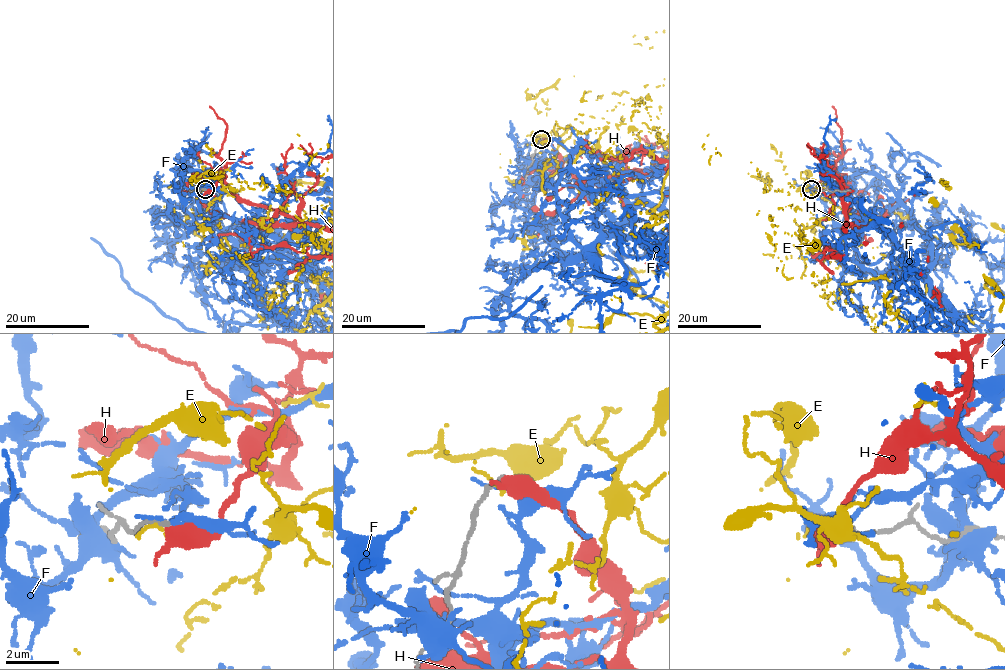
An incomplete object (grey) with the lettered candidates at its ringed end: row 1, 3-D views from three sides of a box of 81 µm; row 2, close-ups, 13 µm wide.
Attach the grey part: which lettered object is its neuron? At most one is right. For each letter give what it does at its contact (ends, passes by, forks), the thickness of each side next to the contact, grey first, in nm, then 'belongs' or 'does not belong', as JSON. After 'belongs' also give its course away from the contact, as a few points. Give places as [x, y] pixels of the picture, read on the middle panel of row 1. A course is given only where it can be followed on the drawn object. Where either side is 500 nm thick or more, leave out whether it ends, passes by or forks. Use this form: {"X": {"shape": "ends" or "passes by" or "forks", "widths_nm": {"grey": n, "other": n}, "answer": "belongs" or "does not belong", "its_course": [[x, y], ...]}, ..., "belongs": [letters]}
{"E": {"shape": "ends", "widths_nm": {"grey": 190, "other": 110}, "answer": "does not belong"}, "F": {"shape": "ends", "widths_nm": {"grey": 190, "other": 180}, "answer": "does not belong"}, "H": {"shape": "passes by", "widths_nm": {"grey": 170, "other": 400}, "answer": "does not belong"}, "belongs": []}

